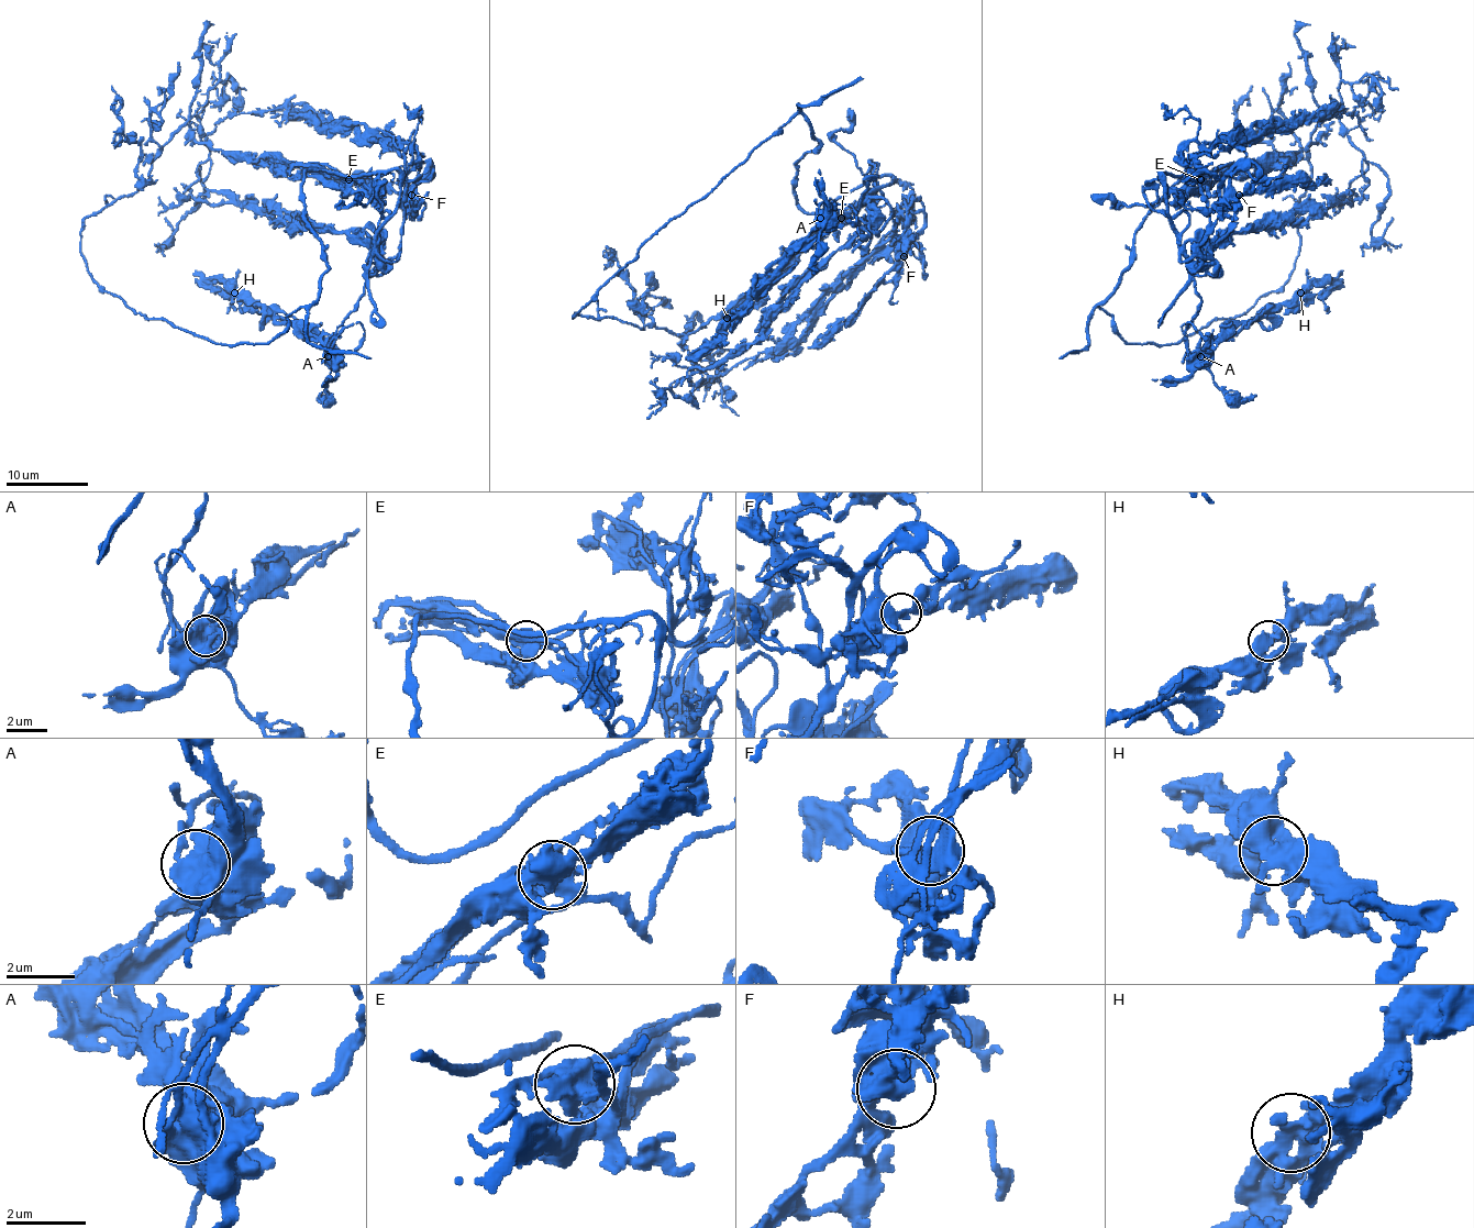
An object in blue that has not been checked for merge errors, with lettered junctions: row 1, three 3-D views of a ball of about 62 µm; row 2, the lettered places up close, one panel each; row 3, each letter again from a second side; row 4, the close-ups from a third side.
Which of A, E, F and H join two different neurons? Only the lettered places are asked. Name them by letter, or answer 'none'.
none

